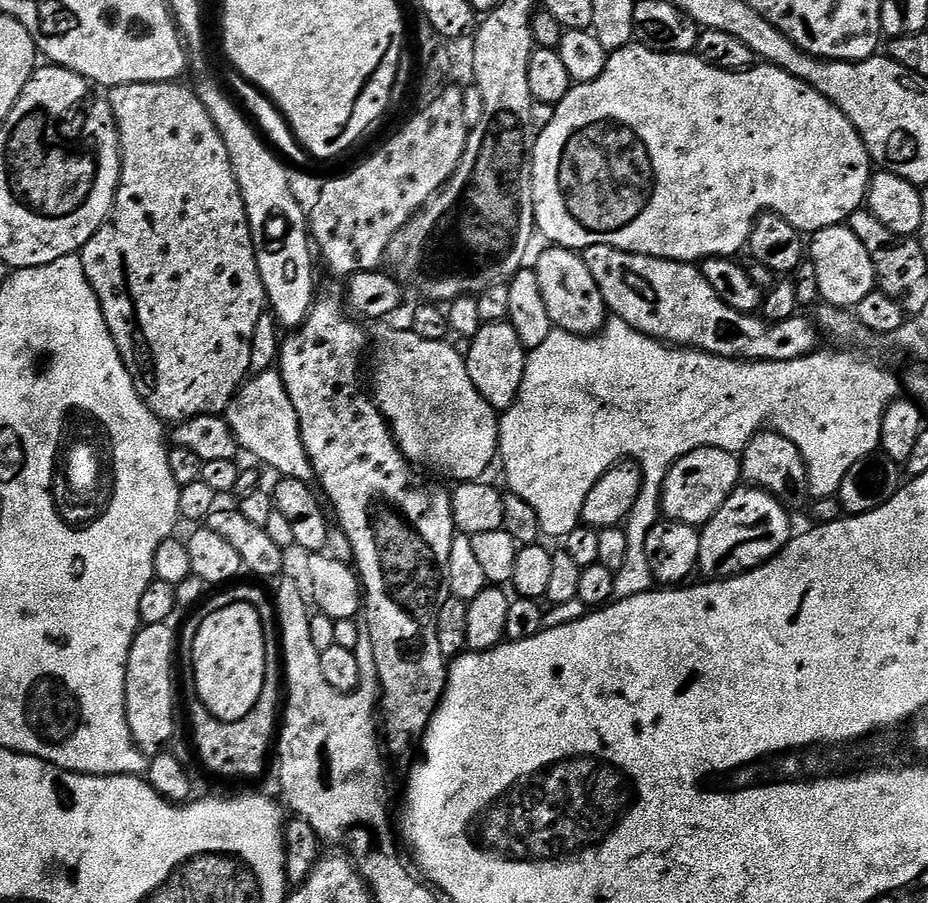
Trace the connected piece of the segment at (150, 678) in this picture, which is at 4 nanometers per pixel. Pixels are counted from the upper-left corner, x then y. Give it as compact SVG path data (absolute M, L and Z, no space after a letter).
M171 623L146 624L136 633L128 655L126 670L126 710L132 737L145 754L163 752L176 732L176 680L172 677L172 659L176 656L176 632Z

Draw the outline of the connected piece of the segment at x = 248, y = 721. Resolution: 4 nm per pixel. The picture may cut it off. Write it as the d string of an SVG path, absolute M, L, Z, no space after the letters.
M272 664L266 670L266 678L262 682L262 694L258 698L258 702L254 706L254 710L250 710L250 714L246 714L246 718L242 718L238 722L222 722L215 720L213 716L209 716L203 710L197 710L192 716L192 736L196 739L196 752L200 755L200 760L213 772L216 776L225 776L228 780L252 780L255 776L260 776L264 772L264 767L268 764L268 751L273 751L274 741L278 736L278 725L282 720L282 681L284 680L283 667Z

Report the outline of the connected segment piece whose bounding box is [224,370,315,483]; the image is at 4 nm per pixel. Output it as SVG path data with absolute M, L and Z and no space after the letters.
M279 371L259 372L241 385L228 404L225 420L235 434L237 445L276 470L281 477L311 483L313 466L302 442L297 411L286 393Z

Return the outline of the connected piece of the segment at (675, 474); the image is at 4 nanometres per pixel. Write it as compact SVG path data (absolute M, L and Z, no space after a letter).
M699 448L686 454L678 462L674 462L674 466L666 474L666 482L660 495L660 511L669 520L703 526L710 518L714 518L714 514L718 514L722 502L726 502L726 498L730 498L730 494L738 487L741 480L740 461L733 453L717 448Z

